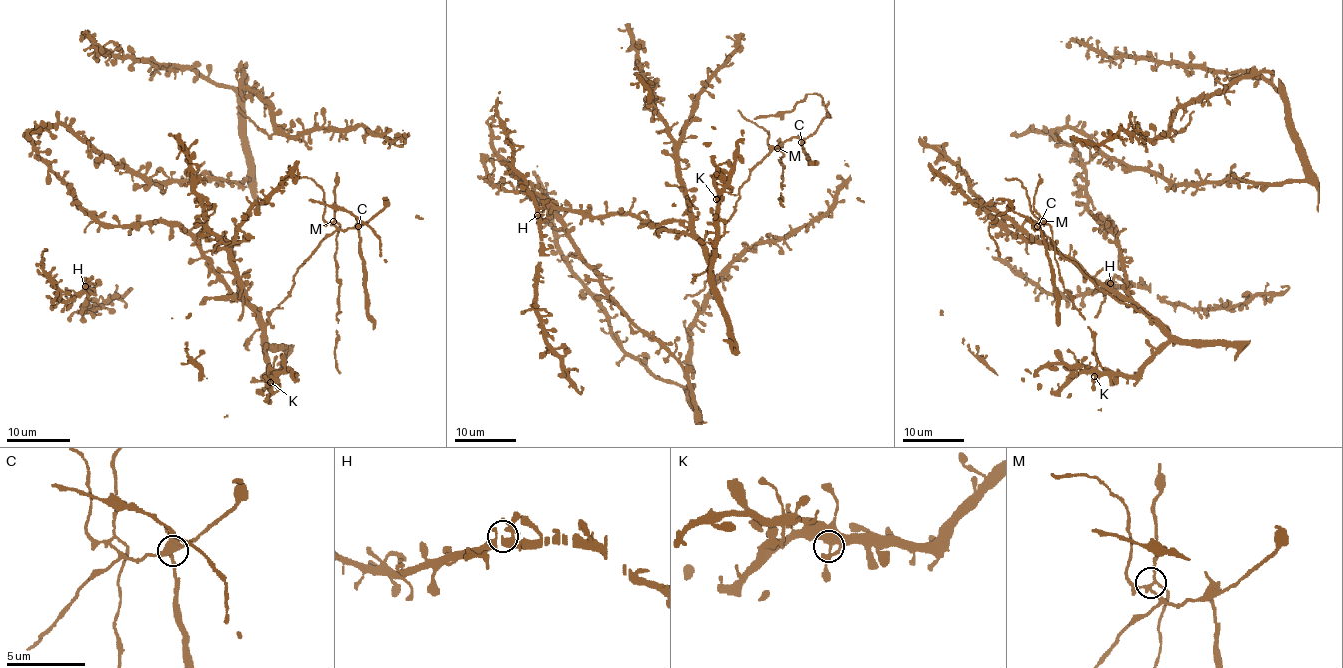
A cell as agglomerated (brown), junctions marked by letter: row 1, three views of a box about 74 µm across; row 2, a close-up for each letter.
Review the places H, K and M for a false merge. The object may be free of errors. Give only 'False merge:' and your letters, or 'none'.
False merge: M

